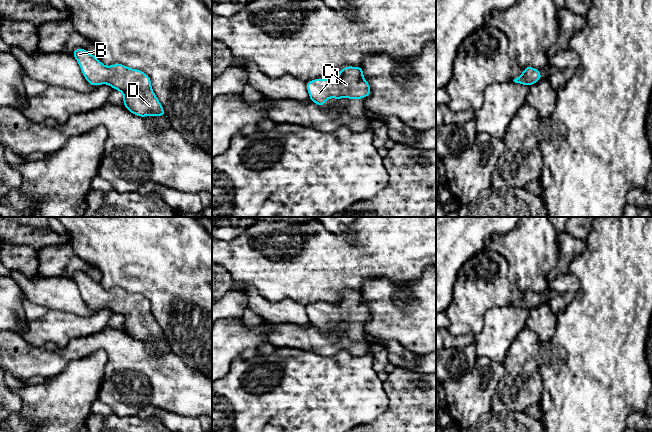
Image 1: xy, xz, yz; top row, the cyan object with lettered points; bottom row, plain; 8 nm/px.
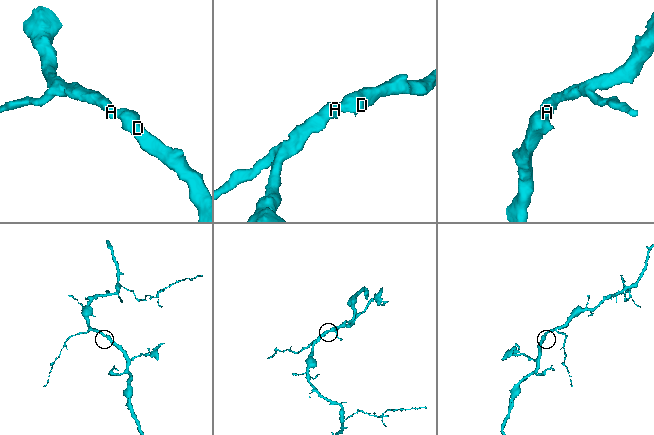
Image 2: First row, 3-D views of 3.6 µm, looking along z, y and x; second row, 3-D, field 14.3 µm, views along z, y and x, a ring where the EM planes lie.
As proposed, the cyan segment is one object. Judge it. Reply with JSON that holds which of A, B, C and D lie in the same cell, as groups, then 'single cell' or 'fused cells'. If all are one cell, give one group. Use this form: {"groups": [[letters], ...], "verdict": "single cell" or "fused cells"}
{"groups": [["A", "B", "C", "D"]], "verdict": "single cell"}

